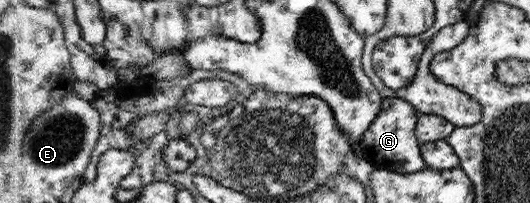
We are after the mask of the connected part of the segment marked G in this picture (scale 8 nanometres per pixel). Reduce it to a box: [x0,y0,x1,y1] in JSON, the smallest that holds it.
[361,97,426,173]

